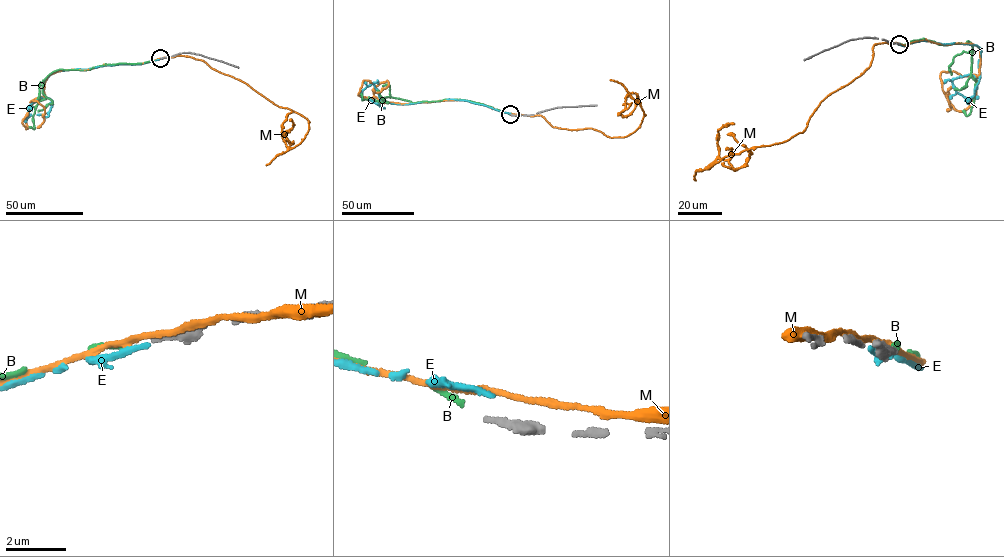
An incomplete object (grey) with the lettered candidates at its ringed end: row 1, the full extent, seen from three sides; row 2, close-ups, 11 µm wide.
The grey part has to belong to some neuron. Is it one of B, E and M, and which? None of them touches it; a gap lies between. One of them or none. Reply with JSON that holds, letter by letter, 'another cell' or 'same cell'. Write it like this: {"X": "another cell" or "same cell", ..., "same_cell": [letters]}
{"B": "same cell", "E": "another cell", "M": "another cell", "same_cell": ["B"]}

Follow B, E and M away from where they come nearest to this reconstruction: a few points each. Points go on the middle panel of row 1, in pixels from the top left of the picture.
B: (509, 114), (466, 100), (413, 103), (390, 97), (382, 102), (362, 100), (361, 93)
E: (510, 113), (459, 99), (404, 104), (384, 101), (380, 104), (379, 92), (373, 82), (362, 90), (362, 100)
M: (510, 113), (624, 137), (639, 127), (644, 112), (628, 95), (618, 114), (628, 116), (636, 101)

